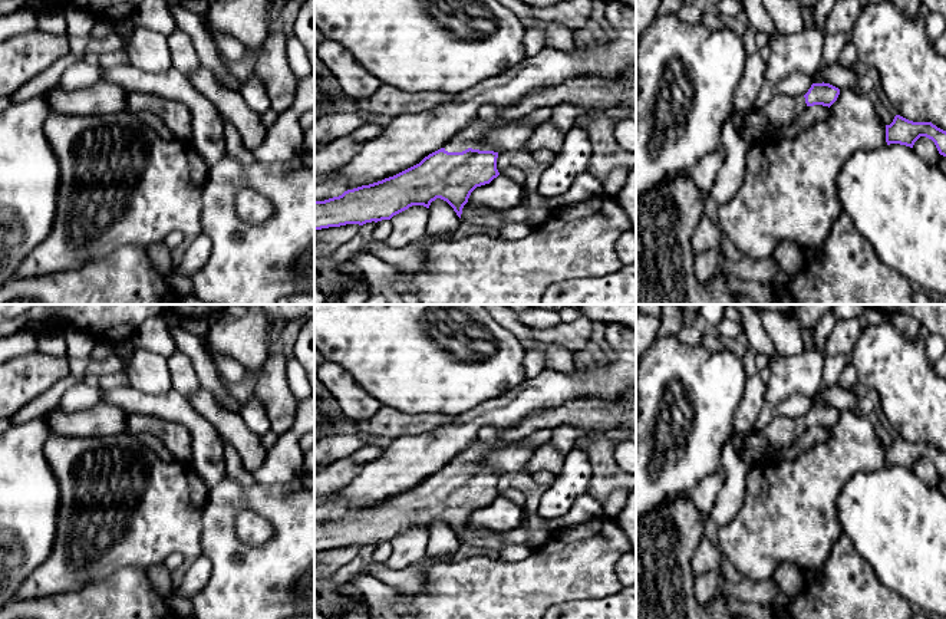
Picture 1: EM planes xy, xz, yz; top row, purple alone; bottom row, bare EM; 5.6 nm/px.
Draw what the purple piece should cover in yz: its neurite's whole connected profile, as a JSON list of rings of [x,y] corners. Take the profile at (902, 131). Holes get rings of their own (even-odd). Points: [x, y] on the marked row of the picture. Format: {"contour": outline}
{"contour": [[[896,115],[890,125],[886,125],[886,142],[900,144],[913,148],[914,142],[926,136],[932,139],[940,155],[946,157],[946,131],[932,122],[913,122]]]}

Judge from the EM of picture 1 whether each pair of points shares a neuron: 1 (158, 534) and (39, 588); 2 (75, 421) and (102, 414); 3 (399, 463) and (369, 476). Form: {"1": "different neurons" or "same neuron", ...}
{"1": "same neuron", "2": "same neuron", "3": "same neuron"}

